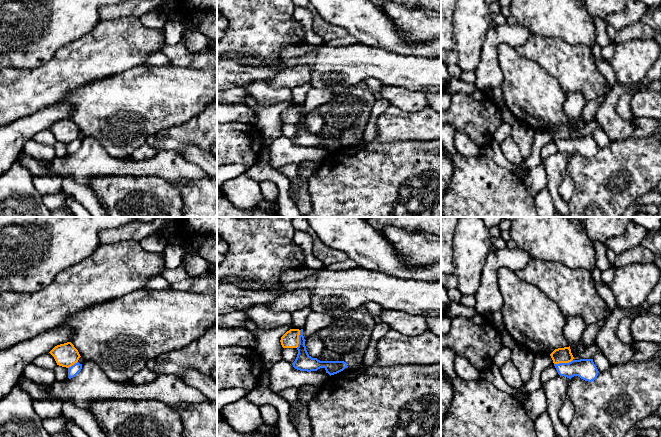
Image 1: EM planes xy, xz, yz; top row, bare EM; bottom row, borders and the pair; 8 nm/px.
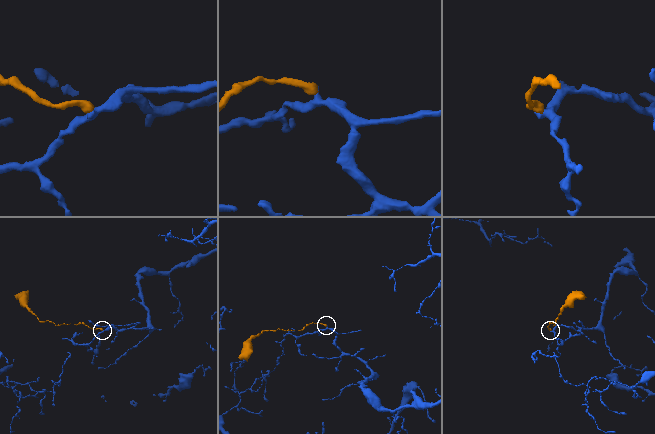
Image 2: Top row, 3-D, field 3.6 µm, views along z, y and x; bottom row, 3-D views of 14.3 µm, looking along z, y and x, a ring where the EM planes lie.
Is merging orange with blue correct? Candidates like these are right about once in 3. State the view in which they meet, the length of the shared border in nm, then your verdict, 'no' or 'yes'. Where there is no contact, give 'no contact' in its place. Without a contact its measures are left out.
yz | 160 nm | no

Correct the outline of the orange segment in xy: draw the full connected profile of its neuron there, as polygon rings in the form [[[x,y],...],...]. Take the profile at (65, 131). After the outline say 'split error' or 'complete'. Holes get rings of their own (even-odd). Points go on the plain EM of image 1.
[[[71,118],[57,121],[49,129],[54,133],[57,141],[66,144],[77,139],[81,133]]]; complete

